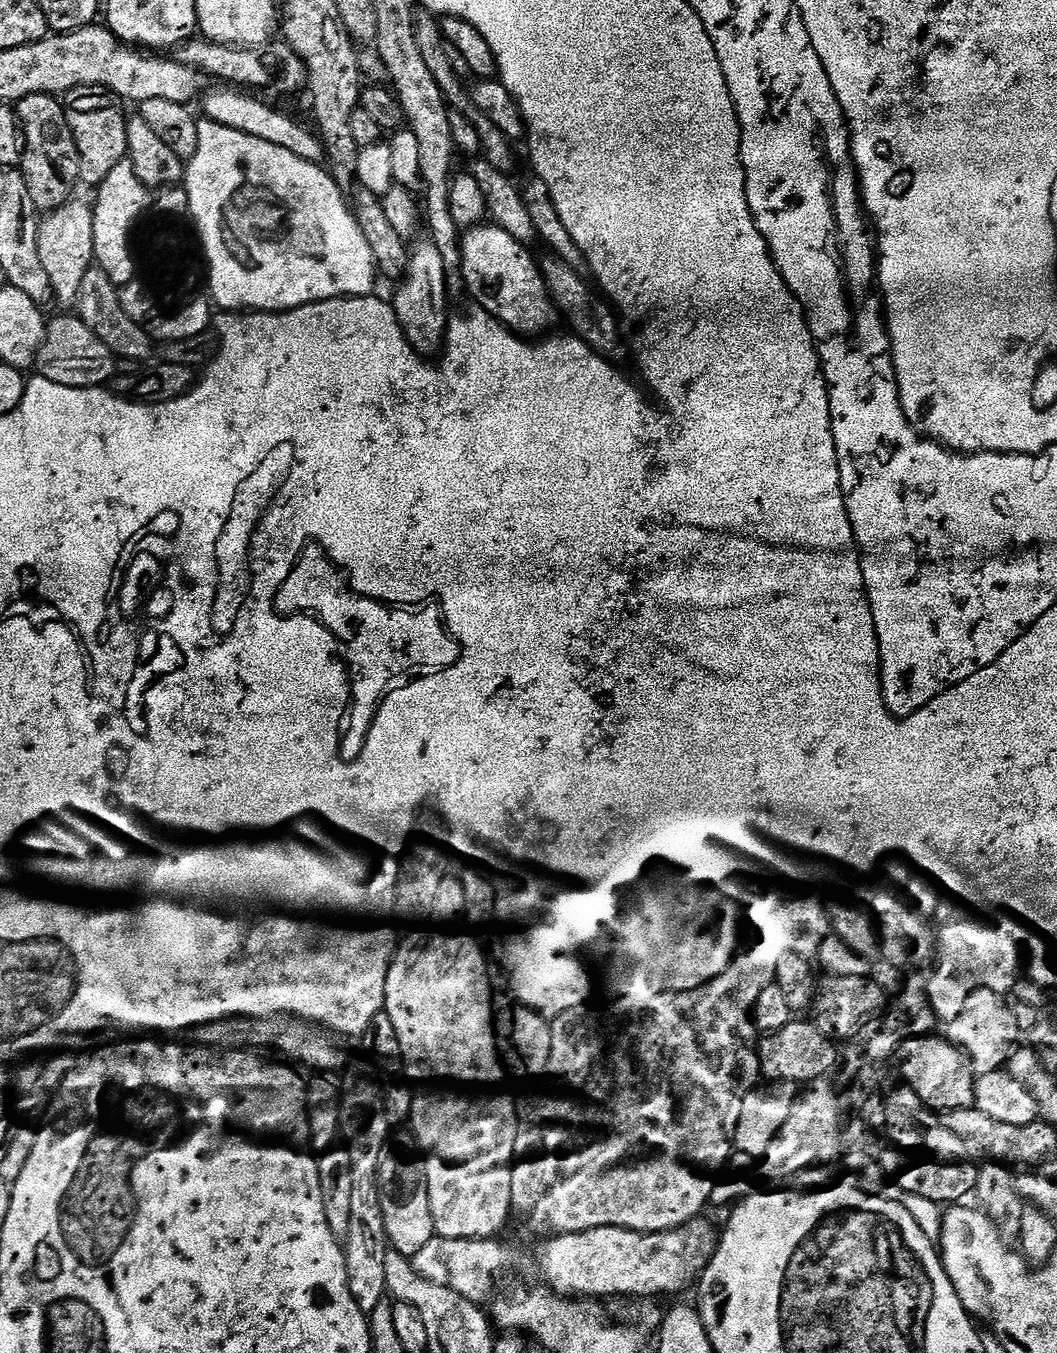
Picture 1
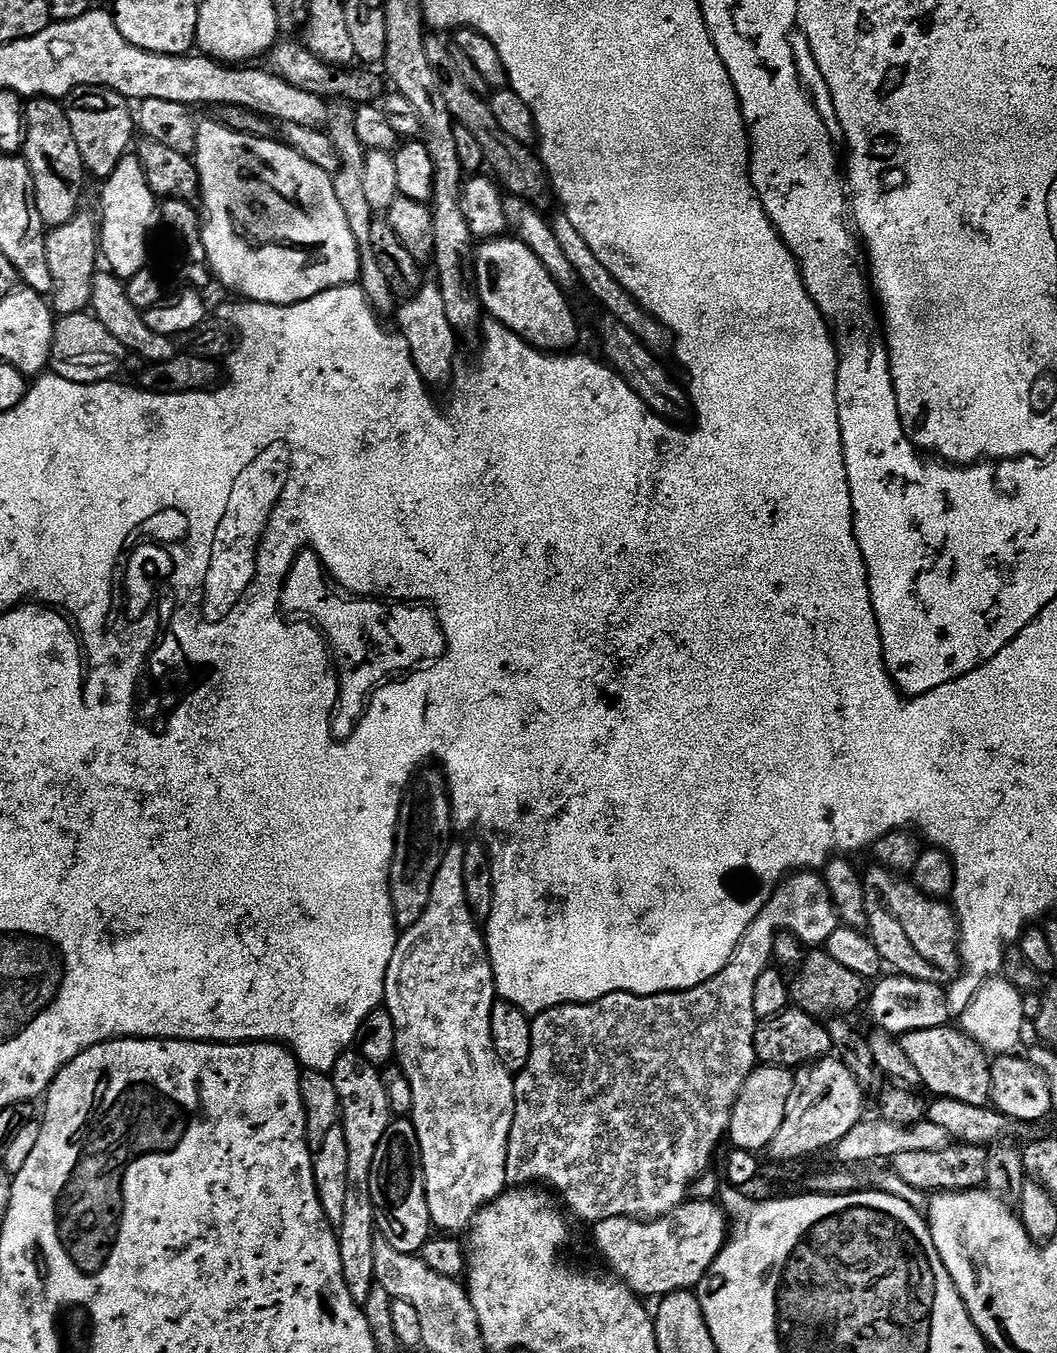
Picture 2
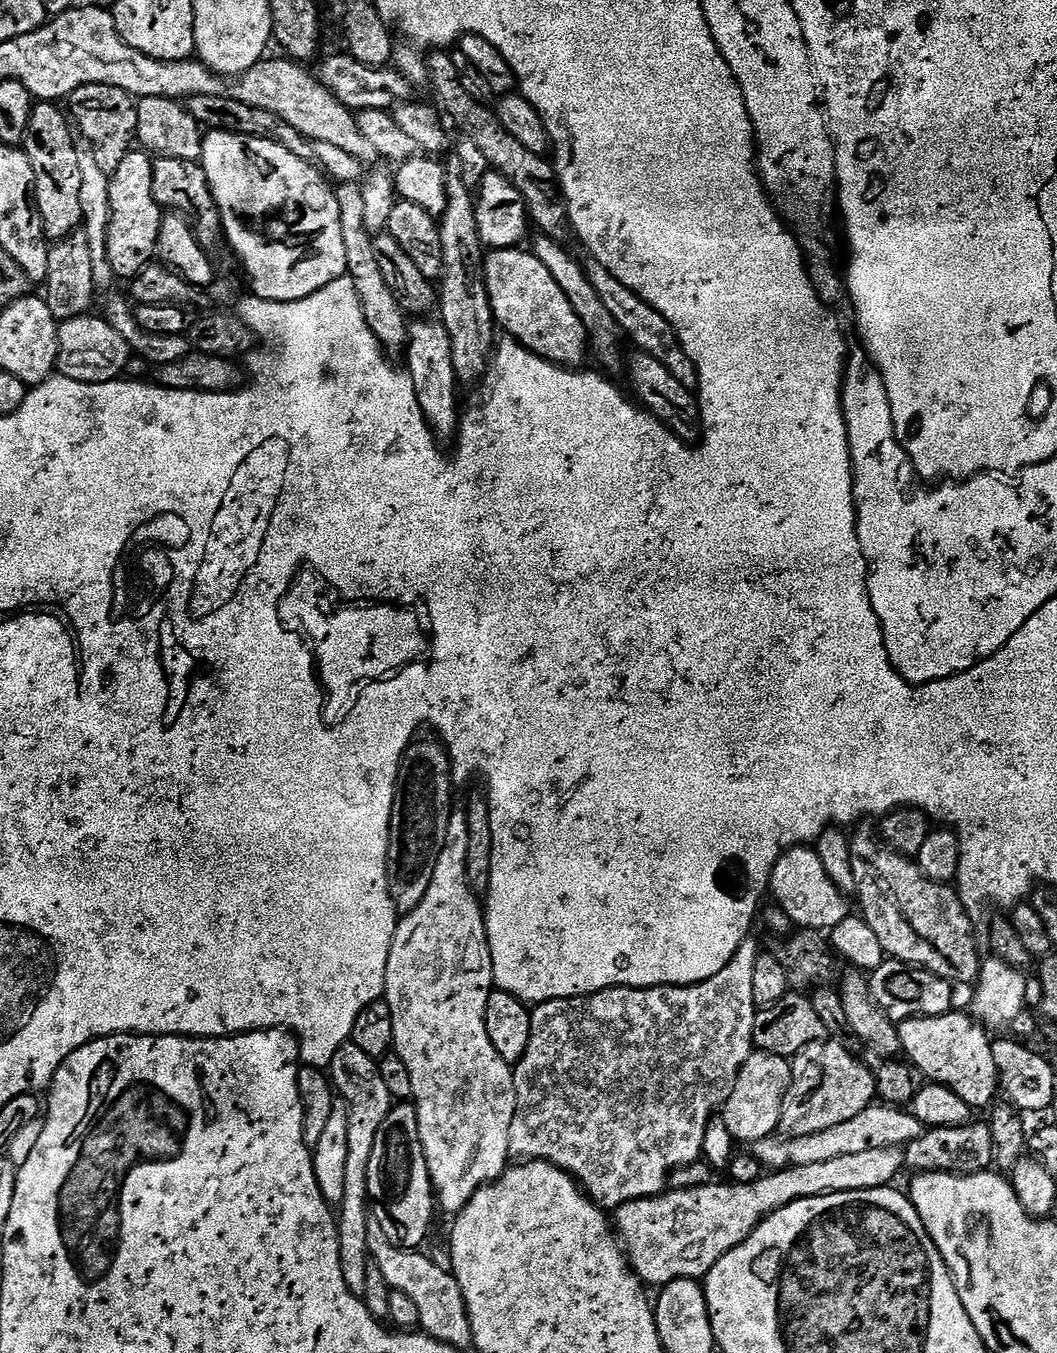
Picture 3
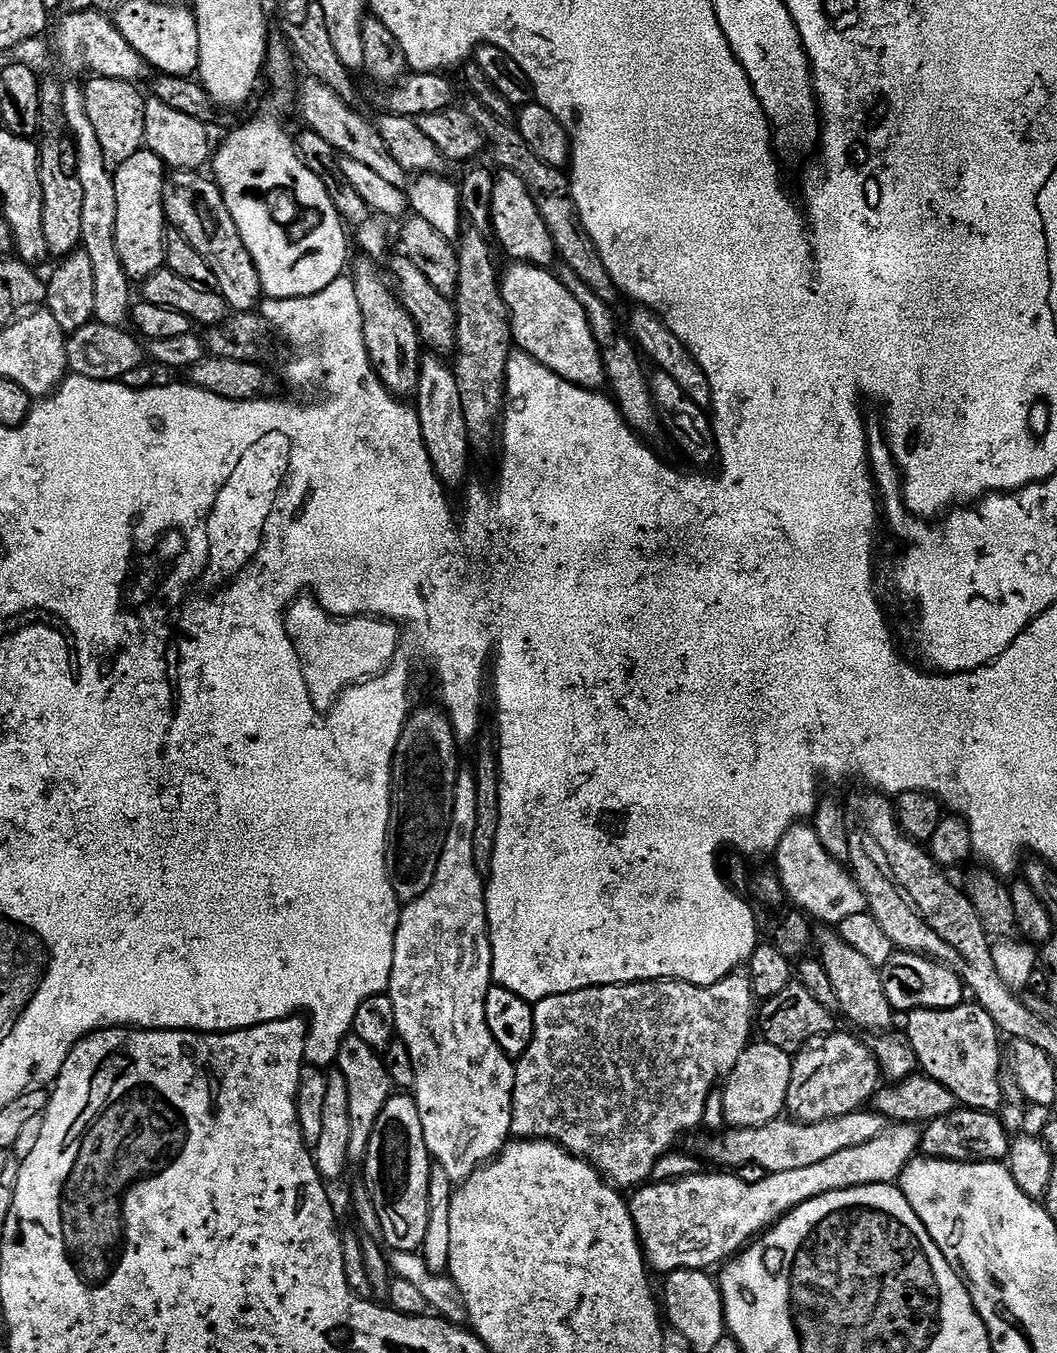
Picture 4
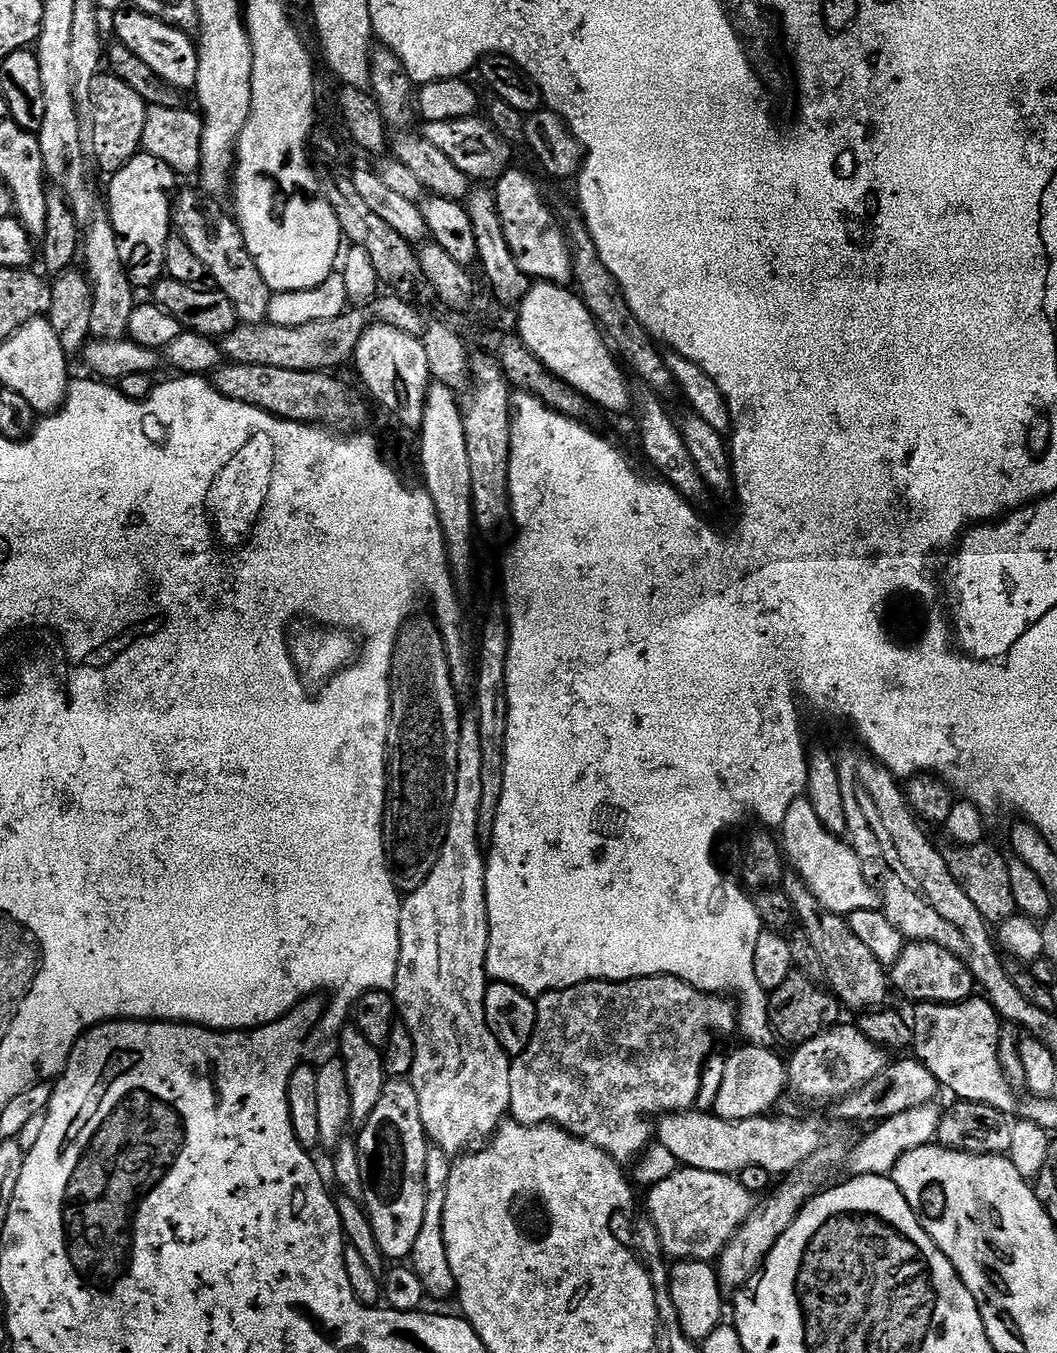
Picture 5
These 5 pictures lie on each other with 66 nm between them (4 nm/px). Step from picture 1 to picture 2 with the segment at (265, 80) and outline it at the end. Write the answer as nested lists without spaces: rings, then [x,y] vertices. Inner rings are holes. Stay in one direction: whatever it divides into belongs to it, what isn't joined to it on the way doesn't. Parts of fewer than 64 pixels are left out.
[[[284,38],[273,44],[272,49],[266,54],[266,67],[268,71],[272,72],[275,76],[280,76],[290,86],[298,86],[300,90],[313,92],[315,96],[321,98],[340,96],[336,98],[343,98],[345,101],[351,102],[356,106],[379,101],[380,97],[385,95],[386,92],[385,81],[383,79],[380,81],[372,73],[375,71],[360,70],[364,72],[348,72],[352,70],[337,70],[326,61],[319,60],[310,51],[307,44],[296,38]],[[383,83],[385,84],[385,88]]]

